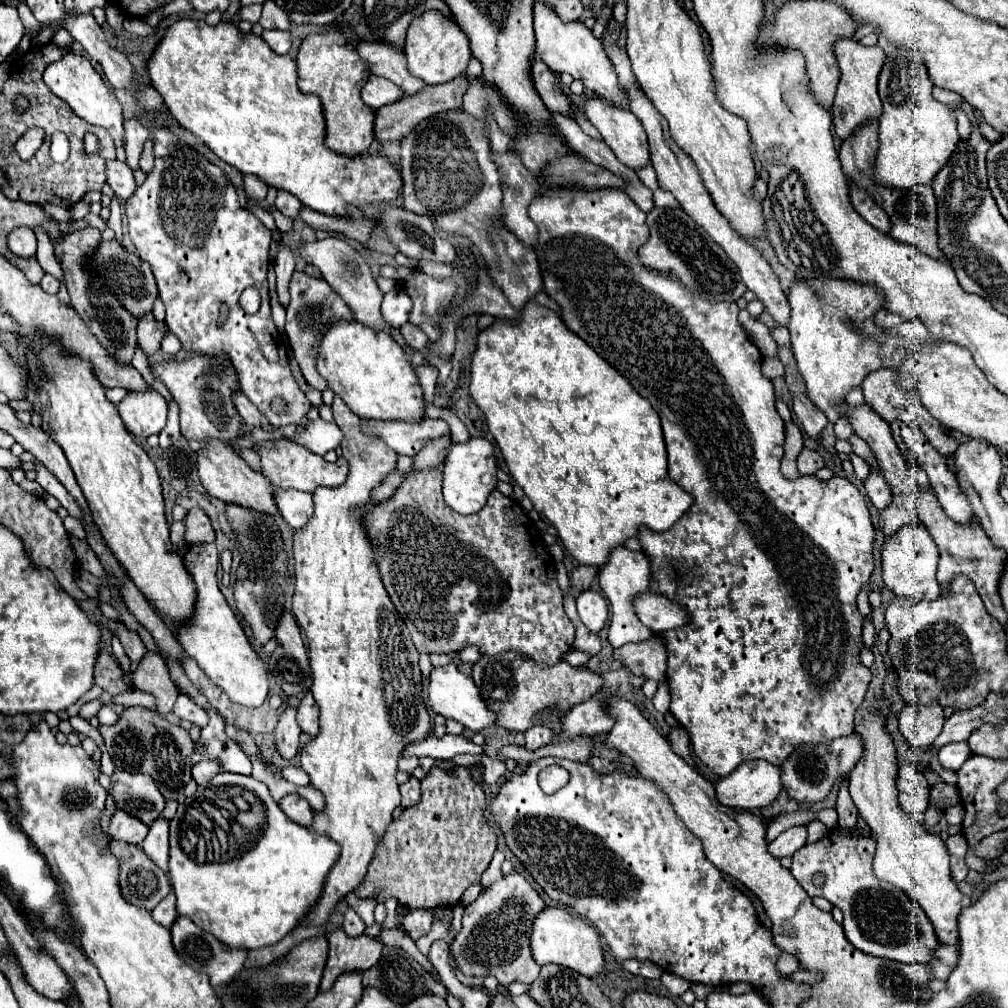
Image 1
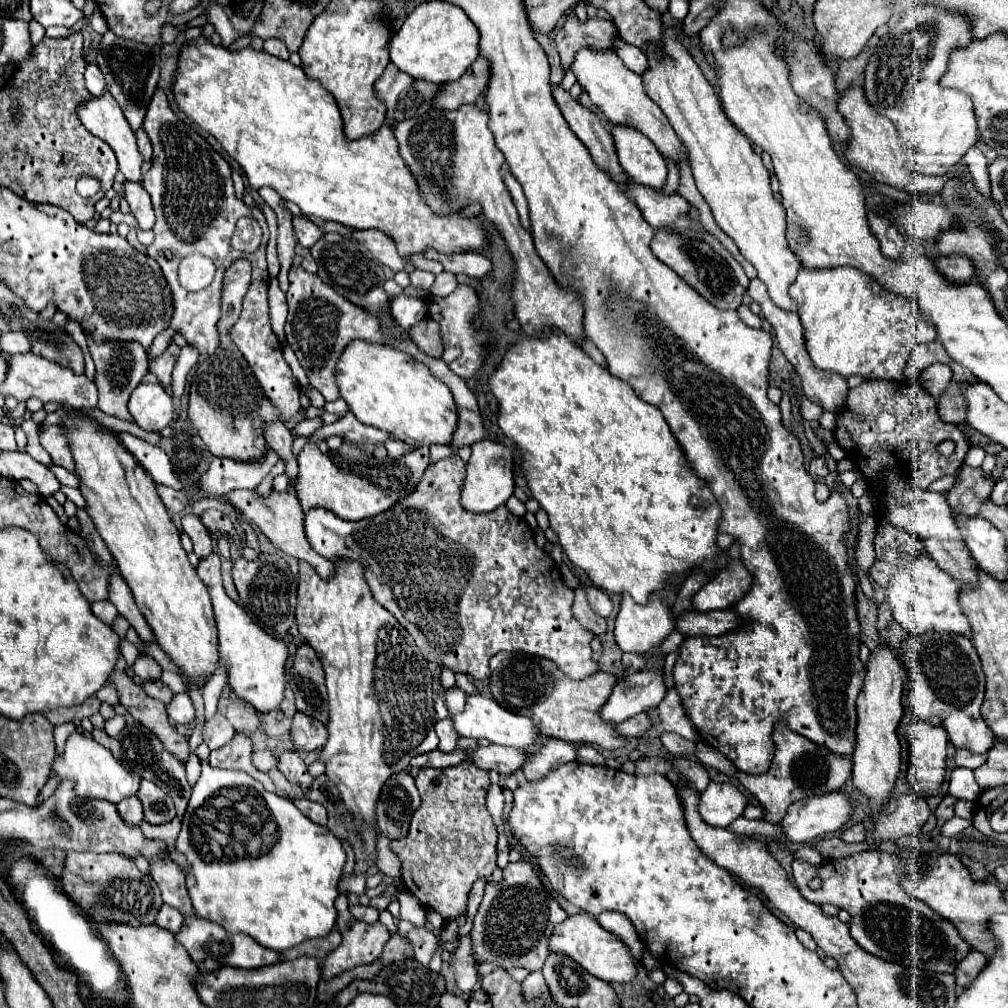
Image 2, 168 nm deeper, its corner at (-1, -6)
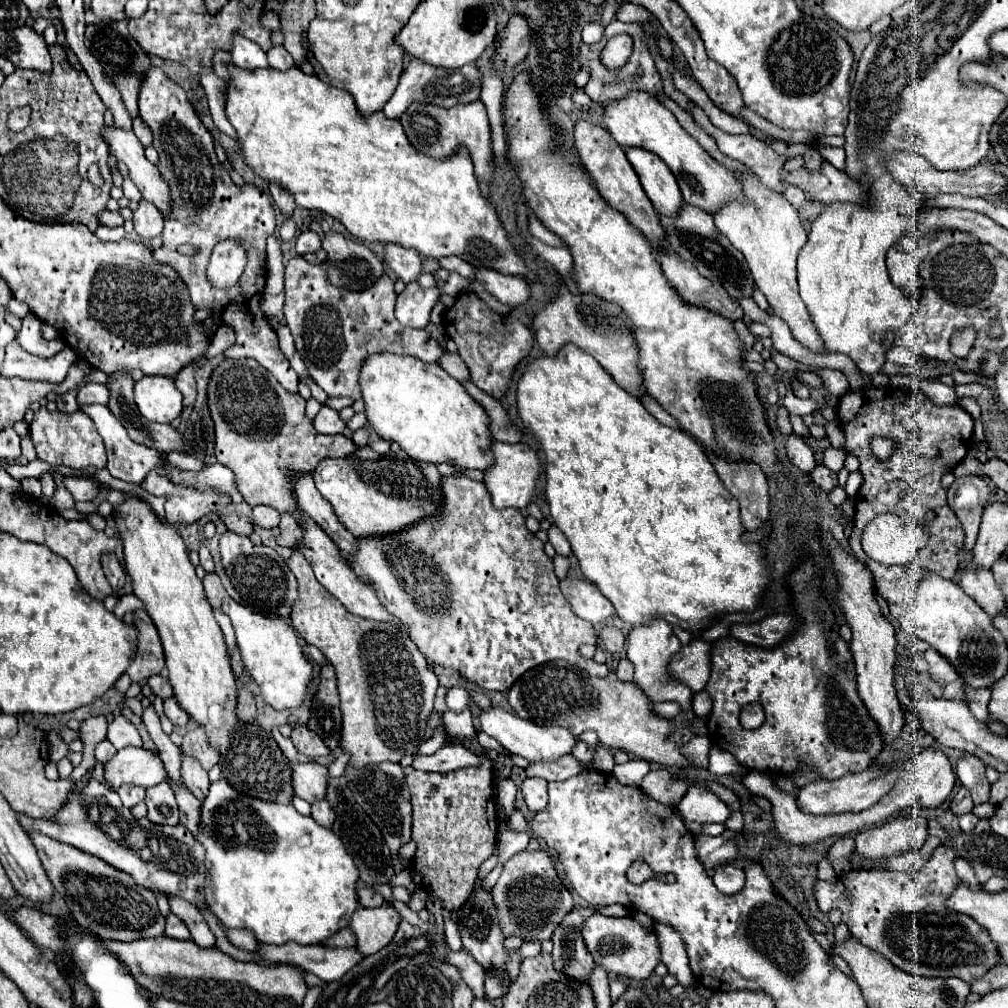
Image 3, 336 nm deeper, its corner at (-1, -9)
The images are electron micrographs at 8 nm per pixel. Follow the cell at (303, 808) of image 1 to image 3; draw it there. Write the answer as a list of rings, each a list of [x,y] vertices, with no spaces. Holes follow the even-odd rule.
[[[316,801],[312,805],[312,817],[322,827],[332,827],[332,823],[334,823],[334,811],[330,809],[328,801]]]

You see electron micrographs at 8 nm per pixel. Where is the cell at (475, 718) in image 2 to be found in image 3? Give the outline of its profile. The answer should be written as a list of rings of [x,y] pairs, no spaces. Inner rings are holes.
[[[492,707],[490,711],[484,711],[480,715],[480,723],[482,723],[482,731],[494,739],[498,739],[502,743],[504,749],[508,749],[514,755],[520,755],[528,761],[558,761],[564,755],[570,755],[574,749],[574,743],[578,743],[578,739],[564,727],[558,725],[534,725],[530,721],[520,719],[518,715],[506,713],[498,707]]]

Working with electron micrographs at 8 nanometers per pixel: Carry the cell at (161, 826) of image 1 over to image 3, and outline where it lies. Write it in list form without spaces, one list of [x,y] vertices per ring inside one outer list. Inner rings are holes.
[[[170,897],[168,901],[170,901],[170,907],[172,907],[172,913],[178,915],[188,925],[194,943],[198,943],[200,947],[214,947],[216,945],[214,933],[210,931],[202,913],[192,903],[188,903],[180,897]]]

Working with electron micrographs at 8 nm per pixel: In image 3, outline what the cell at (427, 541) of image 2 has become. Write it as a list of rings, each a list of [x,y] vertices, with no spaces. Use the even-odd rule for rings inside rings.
[[[442,477],[442,489],[444,489],[444,507],[446,507],[446,513],[444,513],[442,519],[422,521],[422,523],[410,527],[404,533],[394,533],[394,535],[386,535],[386,537],[358,539],[358,551],[352,553],[352,555],[346,555],[346,559],[352,565],[354,573],[362,581],[370,583],[374,587],[374,591],[378,593],[378,599],[384,603],[384,607],[408,627],[410,637],[414,639],[414,643],[418,645],[422,655],[430,657],[430,661],[434,665],[444,665],[444,667],[452,667],[452,669],[460,671],[460,675],[464,675],[466,679],[472,679],[474,683],[478,683],[482,689],[488,689],[488,691],[508,691],[510,685],[514,685],[514,681],[518,677],[522,677],[522,673],[530,671],[534,665],[542,665],[542,663],[554,661],[554,659],[566,659],[568,663],[584,669],[588,675],[606,677],[608,675],[608,665],[600,665],[600,663],[594,663],[590,659],[582,659],[578,649],[584,643],[596,643],[598,641],[596,639],[596,629],[588,621],[582,621],[570,609],[570,603],[566,601],[566,597],[562,597],[562,591],[558,587],[558,579],[554,575],[552,559],[544,553],[544,543],[526,529],[522,513],[518,509],[494,509],[486,485],[480,483],[480,481],[472,481],[468,477]]]

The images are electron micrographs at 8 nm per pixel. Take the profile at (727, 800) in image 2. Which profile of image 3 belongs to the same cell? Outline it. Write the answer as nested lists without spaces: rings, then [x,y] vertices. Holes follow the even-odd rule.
[[[690,787],[676,809],[684,821],[696,823],[724,823],[730,817],[730,809],[704,787]]]

